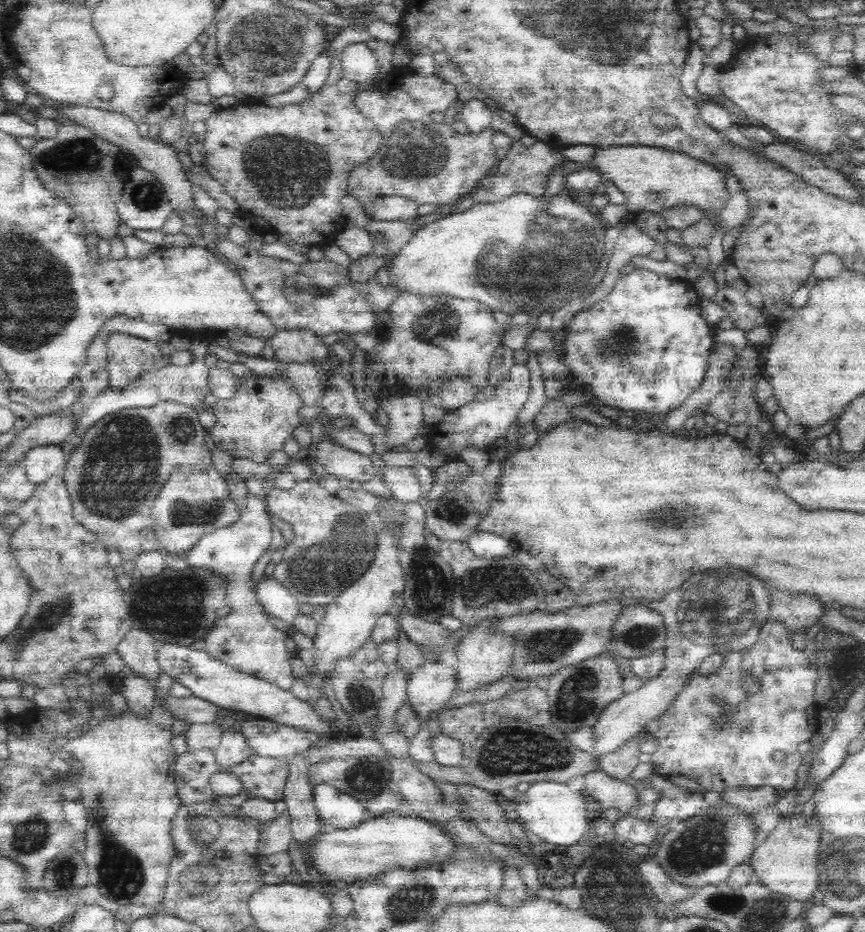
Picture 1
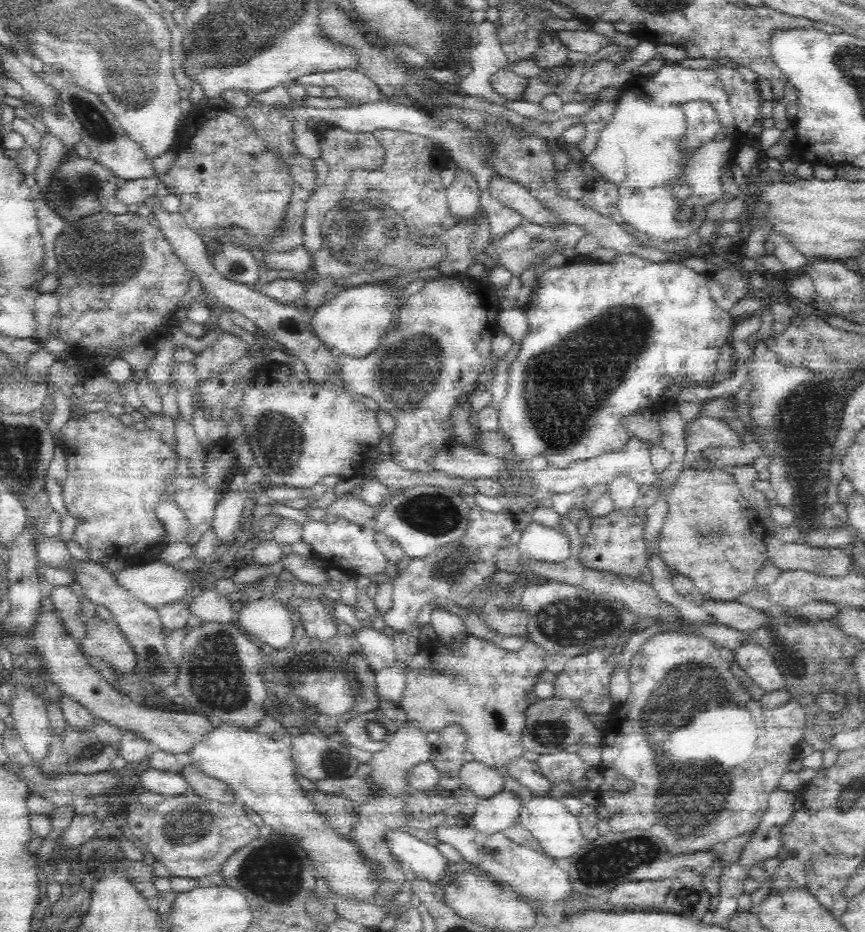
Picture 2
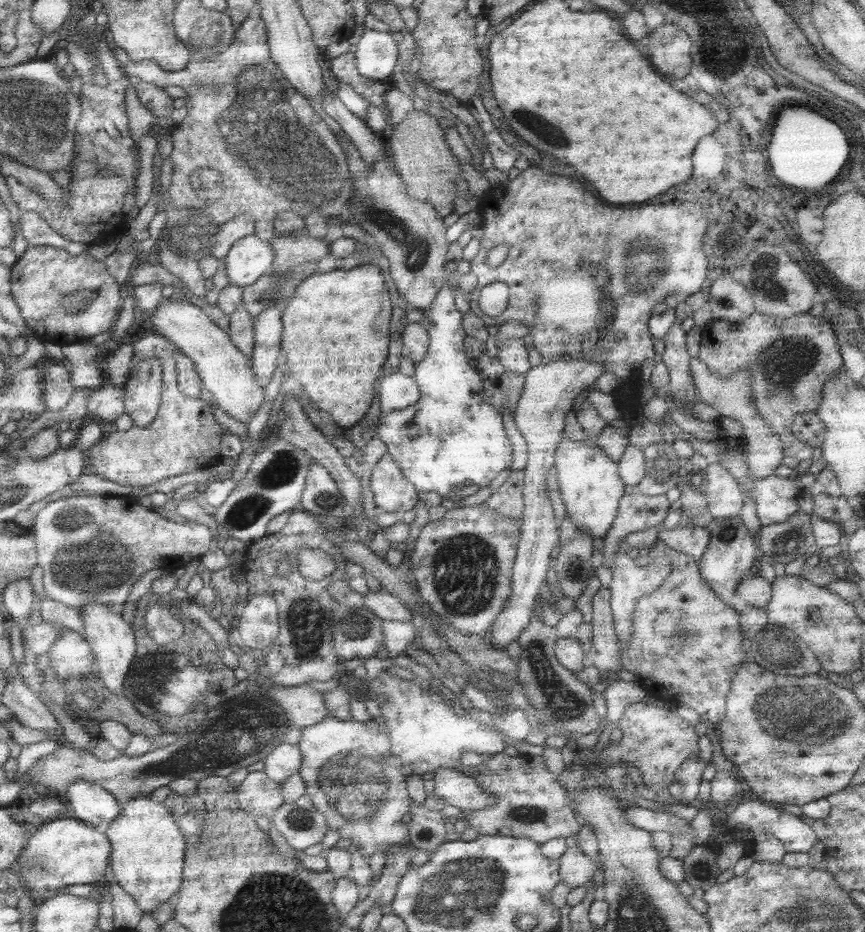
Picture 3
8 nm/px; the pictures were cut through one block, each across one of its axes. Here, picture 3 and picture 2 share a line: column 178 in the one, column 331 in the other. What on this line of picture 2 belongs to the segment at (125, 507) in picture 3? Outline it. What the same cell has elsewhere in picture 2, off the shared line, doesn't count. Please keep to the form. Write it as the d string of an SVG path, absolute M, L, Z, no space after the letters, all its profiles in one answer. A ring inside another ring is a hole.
M338 518L334 524L324 524L324 522L312 522L308 520L304 524L302 532L302 542L310 544L314 554L318 558L326 560L326 568L338 568L350 576L374 576L374 574L386 574L386 556L380 550L372 526L358 526L354 522Z

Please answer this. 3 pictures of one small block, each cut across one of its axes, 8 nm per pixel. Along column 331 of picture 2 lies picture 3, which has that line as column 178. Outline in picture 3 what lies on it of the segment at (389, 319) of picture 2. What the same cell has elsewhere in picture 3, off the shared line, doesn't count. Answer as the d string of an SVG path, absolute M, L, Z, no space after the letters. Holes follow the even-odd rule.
M163 300L151 314L149 322L159 336L169 340L175 350L179 350L193 362L201 386L211 394L223 414L241 424L247 424L255 416L255 412L263 406L265 390L259 388L259 382L251 372L251 360L243 352L239 352L239 348L235 348L223 328L209 322L209 318L197 306L185 300Z

